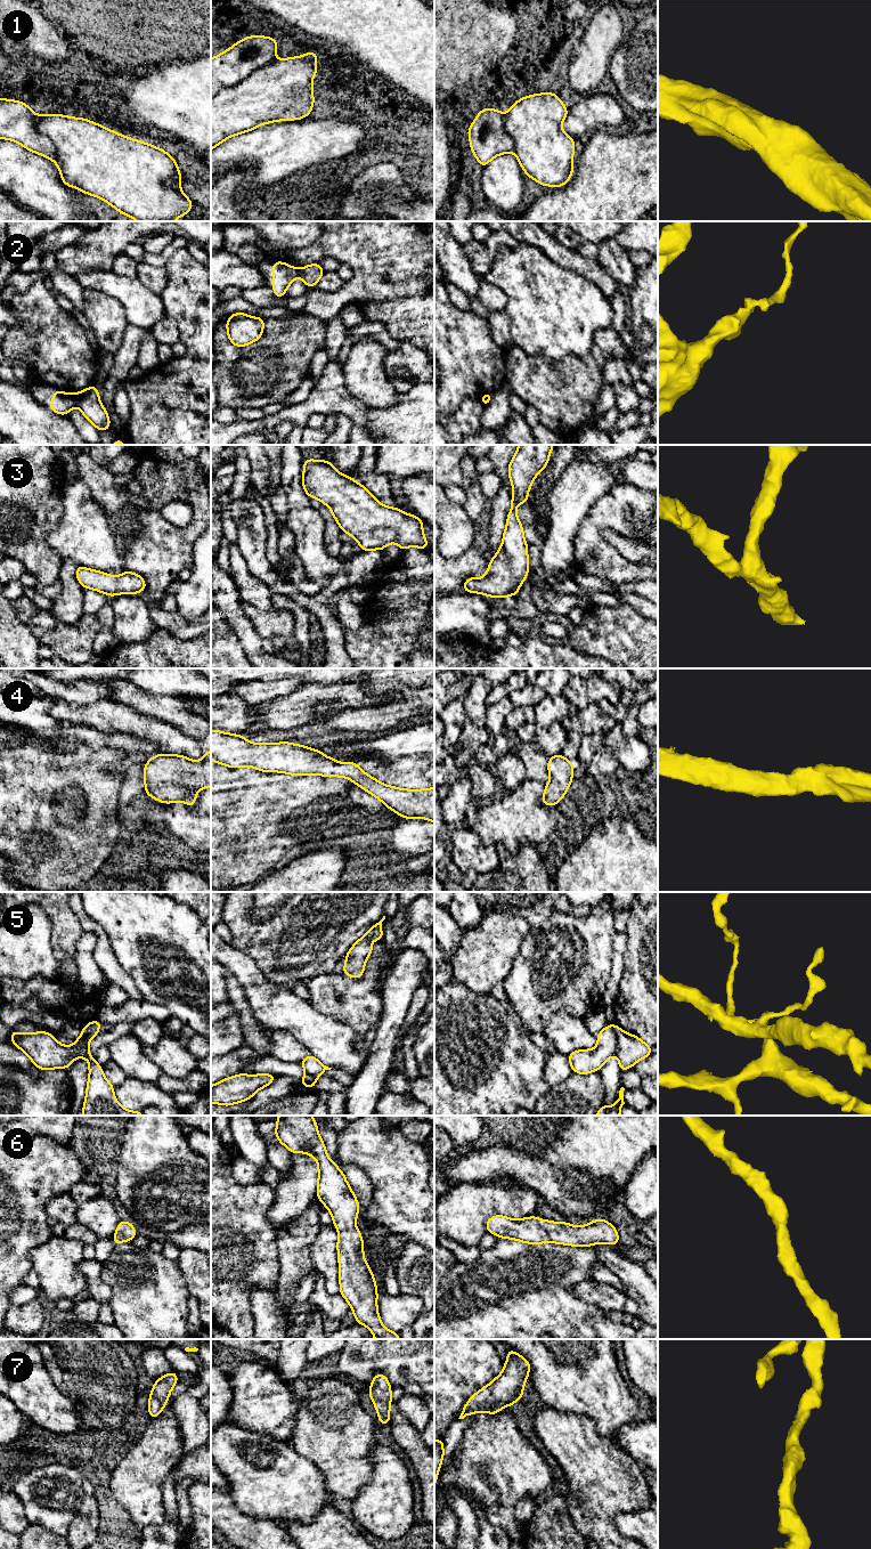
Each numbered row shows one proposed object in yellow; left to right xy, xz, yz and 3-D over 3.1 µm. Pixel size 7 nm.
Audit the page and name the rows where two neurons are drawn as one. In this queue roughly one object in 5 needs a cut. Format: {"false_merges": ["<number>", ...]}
{"false_merges": ["1", "2", "5"]}

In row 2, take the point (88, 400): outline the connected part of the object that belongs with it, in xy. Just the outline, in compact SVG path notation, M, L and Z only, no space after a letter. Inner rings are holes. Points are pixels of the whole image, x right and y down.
M95 384L75 394L76 406L83 416L90 421L99 432L111 429L109 416L100 403L99 392Z

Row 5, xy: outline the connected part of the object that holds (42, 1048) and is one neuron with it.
M95 1020L84 1025L86 1039L76 1039L72 1046L65 1046L46 1031L19 1033L11 1030L11 1044L23 1051L40 1070L67 1069L74 1059L79 1059L86 1043L99 1033L101 1022Z

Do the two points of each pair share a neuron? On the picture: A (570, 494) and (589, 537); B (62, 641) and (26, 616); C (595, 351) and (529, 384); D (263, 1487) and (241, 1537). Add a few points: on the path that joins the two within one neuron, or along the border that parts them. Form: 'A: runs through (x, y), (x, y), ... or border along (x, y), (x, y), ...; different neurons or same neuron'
A: border along (597, 499), (583, 520), (572, 545); different neurons
B: runs through (53, 633), (35, 619); same neuron
C: runs through (583, 370), (568, 384), (547, 384); same neuron
D: border along (230, 1498), (243, 1513), (276, 1523); different neurons

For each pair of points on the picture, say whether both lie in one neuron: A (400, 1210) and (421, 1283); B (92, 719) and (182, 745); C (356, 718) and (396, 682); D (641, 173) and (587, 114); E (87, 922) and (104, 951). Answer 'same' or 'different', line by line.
A: different
B: same
C: same
D: different
E: same

